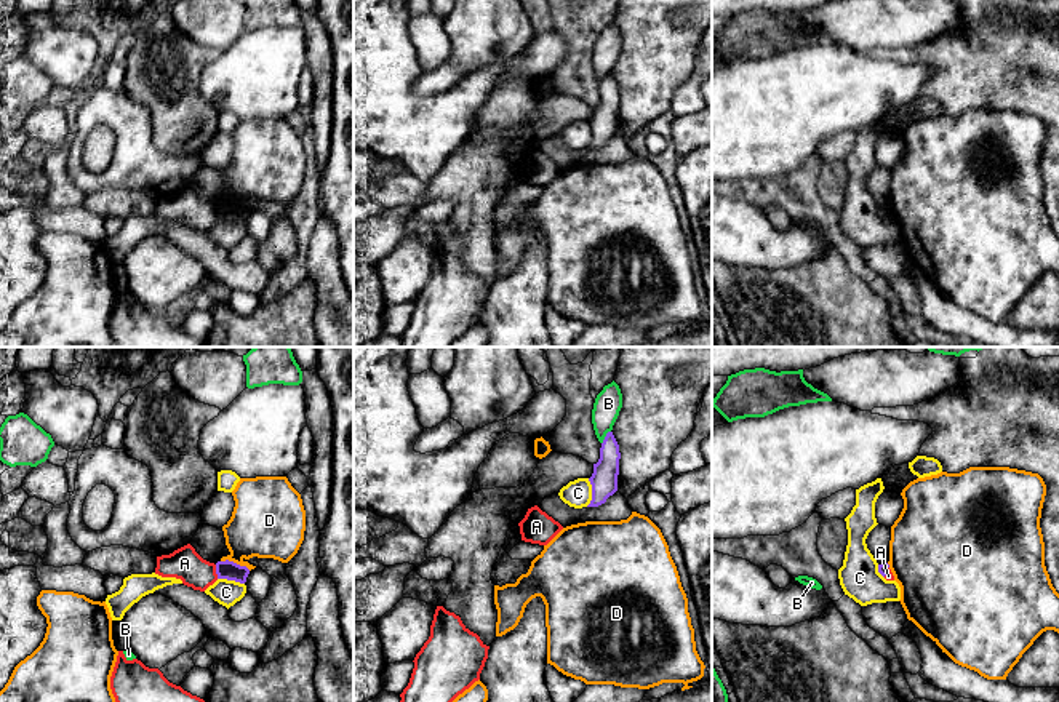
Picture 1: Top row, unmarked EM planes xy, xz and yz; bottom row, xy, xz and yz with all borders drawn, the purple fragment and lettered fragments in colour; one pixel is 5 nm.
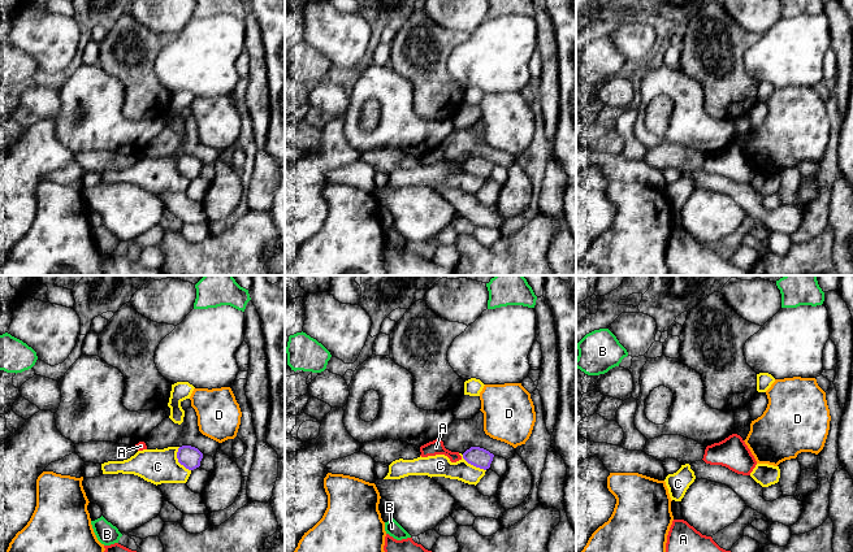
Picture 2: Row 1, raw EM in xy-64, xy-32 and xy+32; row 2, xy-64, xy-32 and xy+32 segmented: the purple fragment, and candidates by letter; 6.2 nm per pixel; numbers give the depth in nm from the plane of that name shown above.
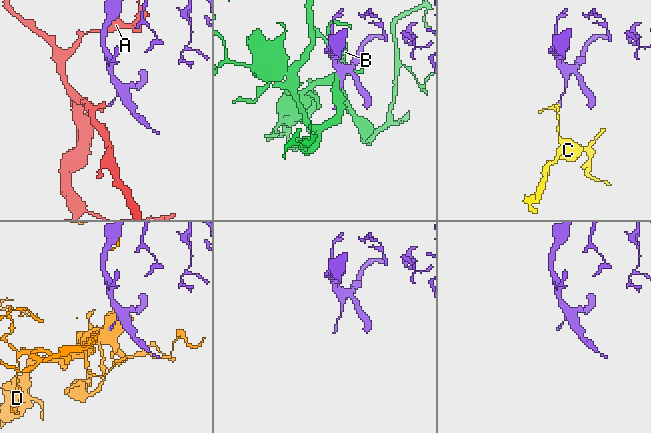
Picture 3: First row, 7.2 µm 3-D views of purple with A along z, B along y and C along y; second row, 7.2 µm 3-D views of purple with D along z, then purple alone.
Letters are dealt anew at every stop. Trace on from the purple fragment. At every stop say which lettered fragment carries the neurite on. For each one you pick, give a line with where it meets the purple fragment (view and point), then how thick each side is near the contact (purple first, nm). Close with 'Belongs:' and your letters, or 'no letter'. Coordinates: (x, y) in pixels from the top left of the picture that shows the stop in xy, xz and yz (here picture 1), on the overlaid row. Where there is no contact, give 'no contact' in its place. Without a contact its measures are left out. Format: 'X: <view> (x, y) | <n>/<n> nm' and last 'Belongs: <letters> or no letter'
Belongs: no letter

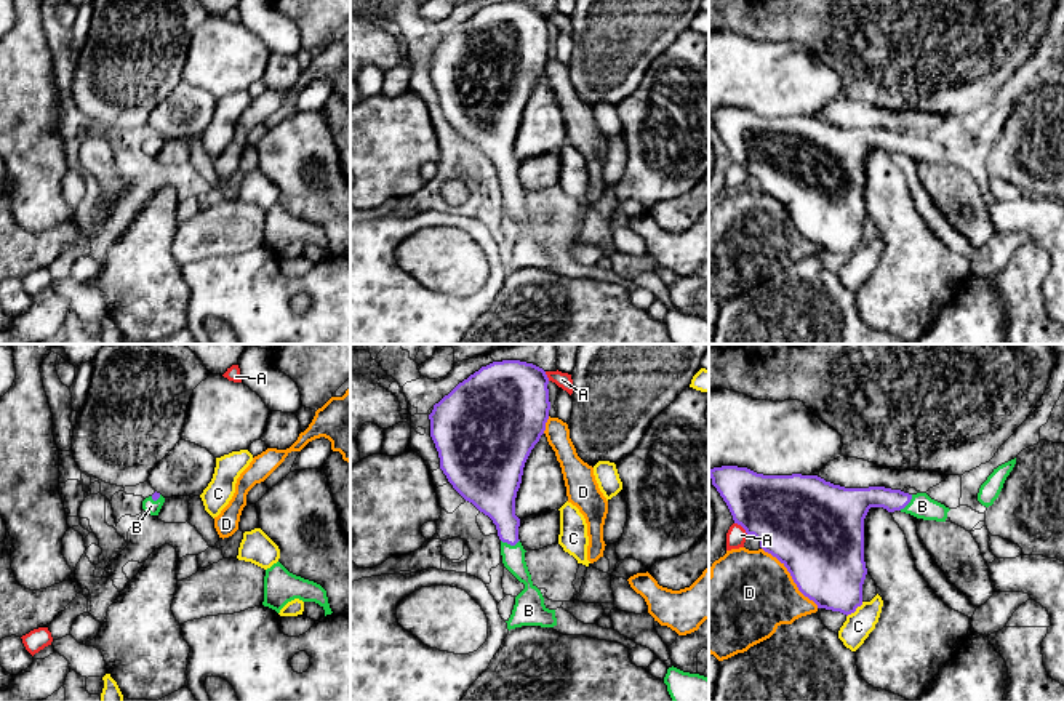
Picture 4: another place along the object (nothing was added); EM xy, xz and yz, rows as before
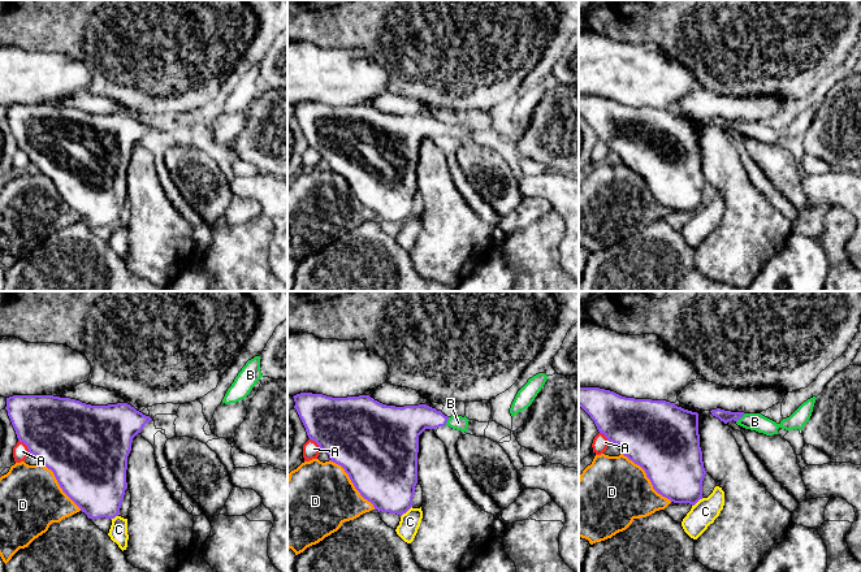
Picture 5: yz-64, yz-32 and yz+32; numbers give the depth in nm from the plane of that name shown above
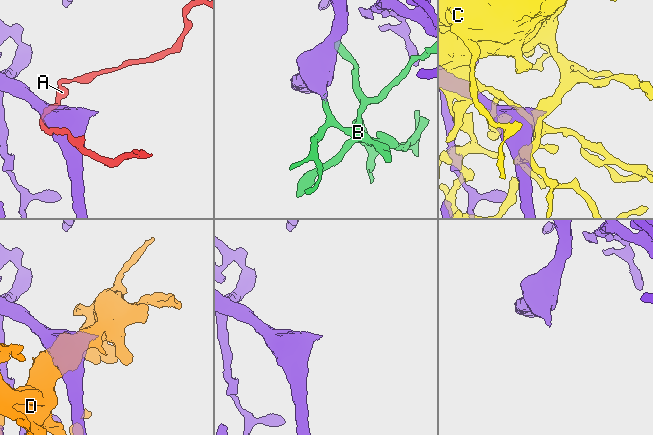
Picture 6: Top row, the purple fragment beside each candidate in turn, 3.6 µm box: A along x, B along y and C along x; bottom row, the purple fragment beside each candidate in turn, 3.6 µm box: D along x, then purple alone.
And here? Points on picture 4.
B: xz (511, 544) | 190/110 nm
Belongs: B

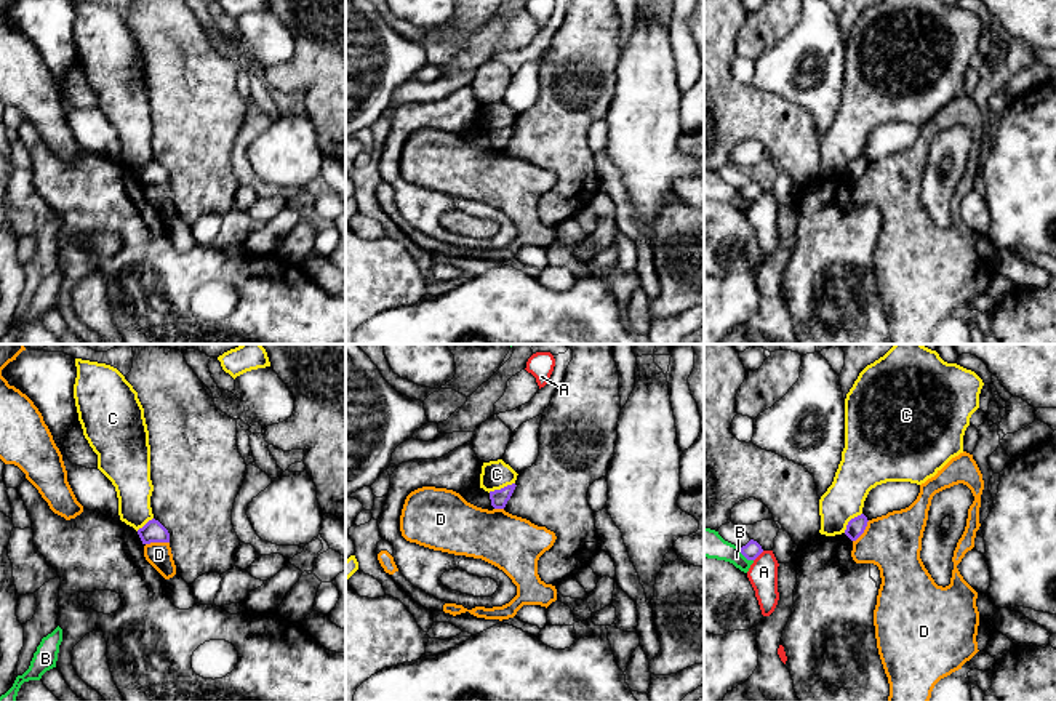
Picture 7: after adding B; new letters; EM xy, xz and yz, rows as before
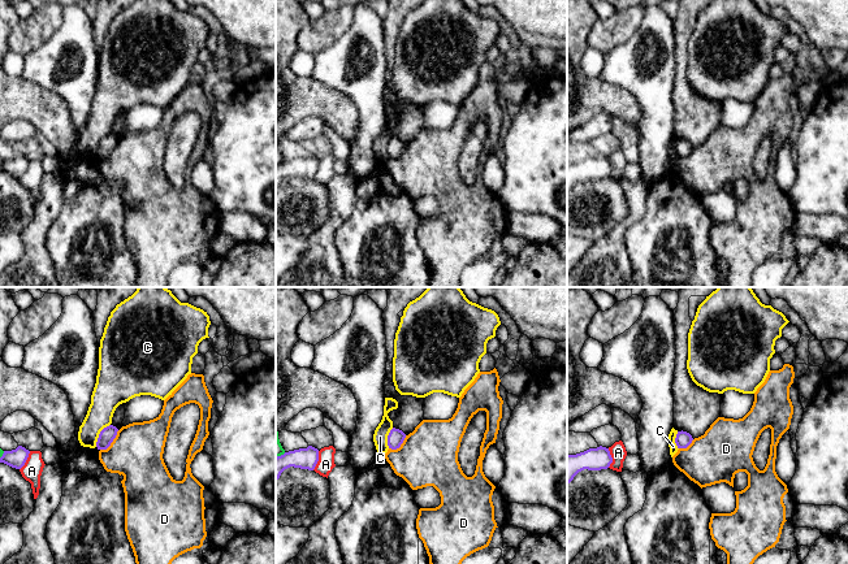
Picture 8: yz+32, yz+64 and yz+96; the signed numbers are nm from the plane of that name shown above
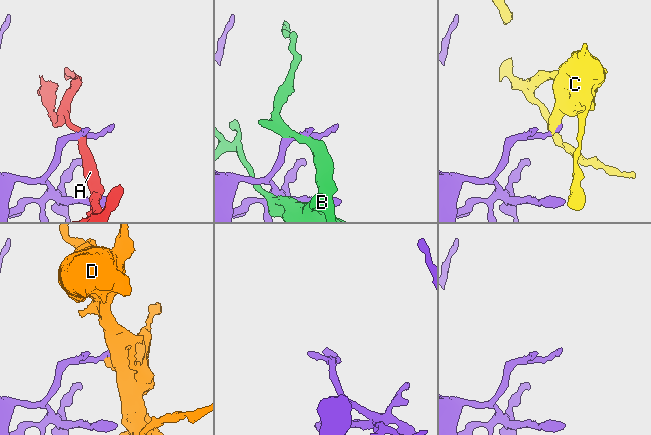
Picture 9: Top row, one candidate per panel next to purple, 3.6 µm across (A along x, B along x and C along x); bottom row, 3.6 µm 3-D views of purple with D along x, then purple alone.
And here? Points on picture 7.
Belongs: no letter

